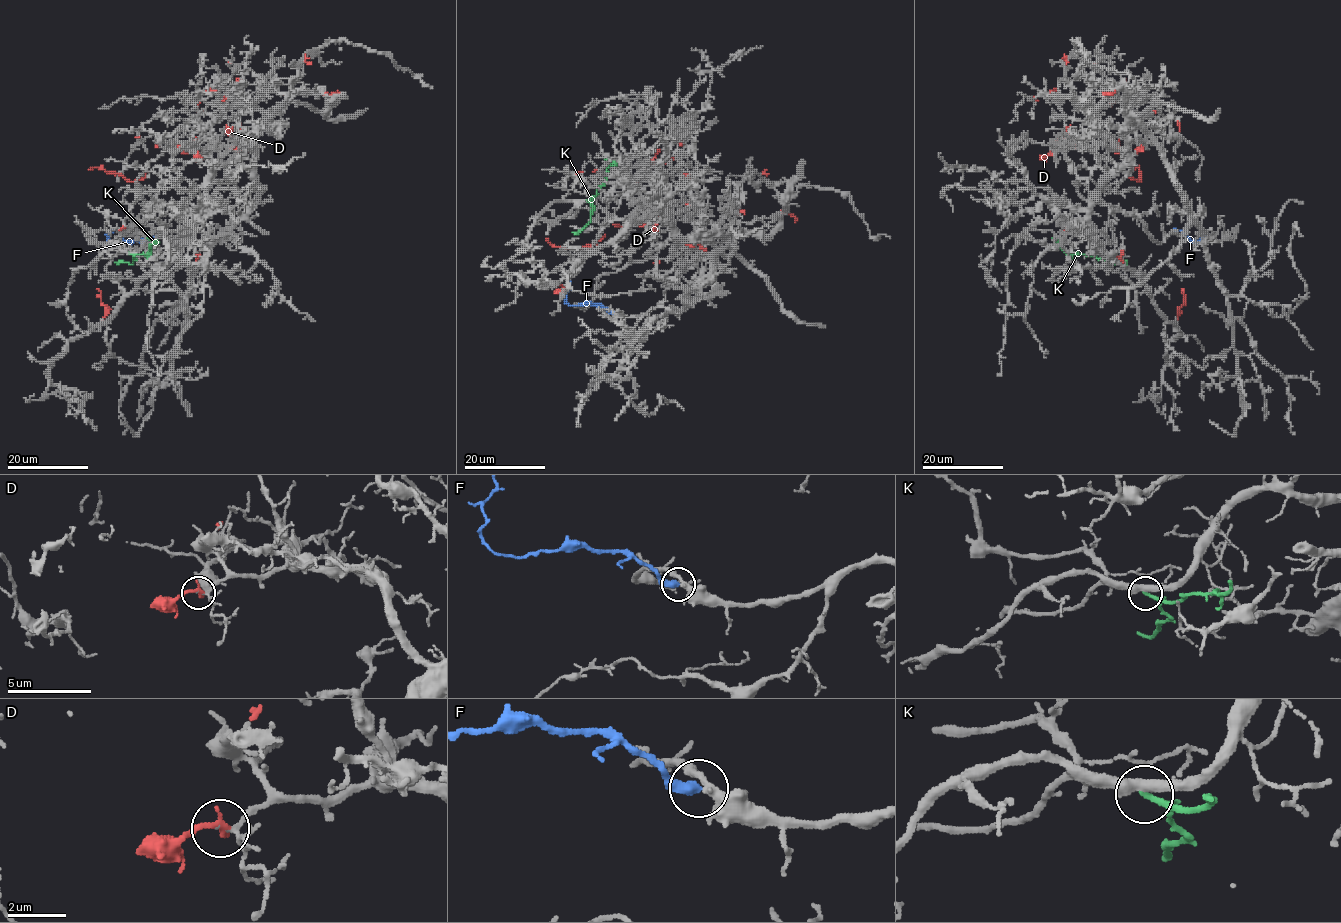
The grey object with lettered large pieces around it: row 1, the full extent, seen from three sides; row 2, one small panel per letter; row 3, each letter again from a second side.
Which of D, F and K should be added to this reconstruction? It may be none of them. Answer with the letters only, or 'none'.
F

